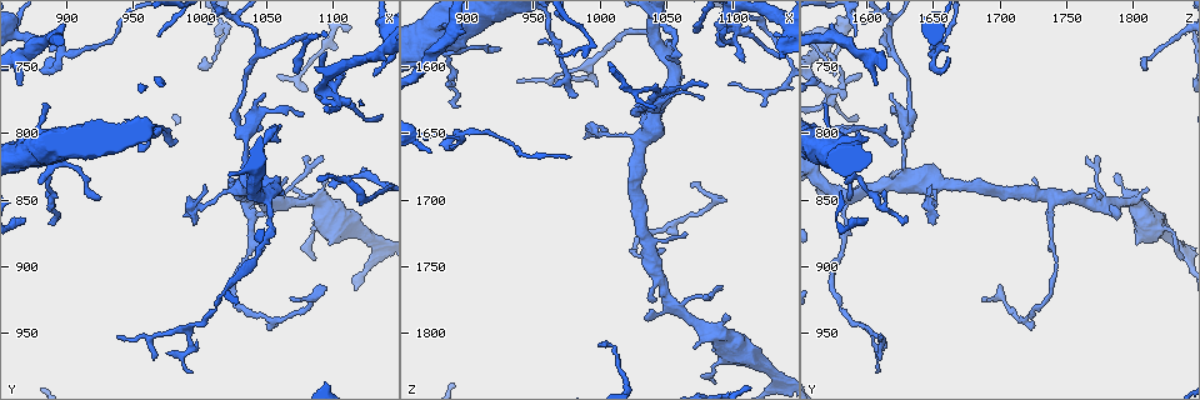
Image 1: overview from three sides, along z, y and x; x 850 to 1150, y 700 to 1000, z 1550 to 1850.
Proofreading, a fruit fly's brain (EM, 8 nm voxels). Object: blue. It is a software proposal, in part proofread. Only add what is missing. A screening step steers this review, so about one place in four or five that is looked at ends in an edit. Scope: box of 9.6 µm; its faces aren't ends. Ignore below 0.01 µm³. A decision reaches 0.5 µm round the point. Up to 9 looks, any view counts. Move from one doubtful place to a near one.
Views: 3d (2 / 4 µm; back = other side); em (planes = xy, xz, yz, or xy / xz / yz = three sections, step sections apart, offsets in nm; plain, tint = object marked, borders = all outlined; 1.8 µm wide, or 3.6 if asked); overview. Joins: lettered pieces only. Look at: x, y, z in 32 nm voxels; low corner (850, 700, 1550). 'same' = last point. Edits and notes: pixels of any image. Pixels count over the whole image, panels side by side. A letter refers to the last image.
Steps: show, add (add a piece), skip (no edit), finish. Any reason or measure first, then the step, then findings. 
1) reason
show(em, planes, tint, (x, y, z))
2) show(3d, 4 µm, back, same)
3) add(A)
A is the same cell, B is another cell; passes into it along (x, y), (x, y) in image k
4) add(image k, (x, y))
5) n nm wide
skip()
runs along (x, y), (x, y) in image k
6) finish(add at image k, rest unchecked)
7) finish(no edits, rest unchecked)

show(em, planes, borders, (968, 730, 1592))

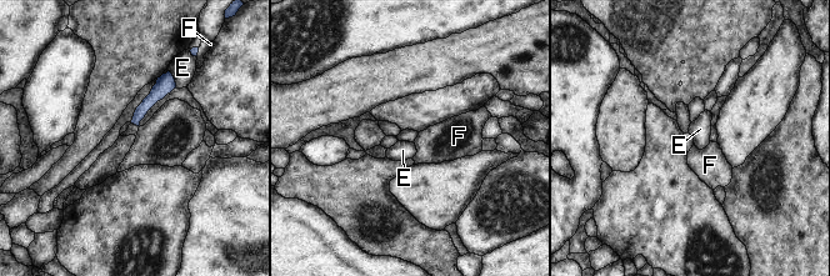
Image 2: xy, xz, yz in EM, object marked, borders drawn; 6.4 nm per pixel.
70 nm wide
skip()
E and F are other cells; runs along (169, 76), (140, 111), (136, 121) in image 2; none of them fits

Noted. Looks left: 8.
thin neck
show(em, xy, step 16, plain, (886, 840, 1598))

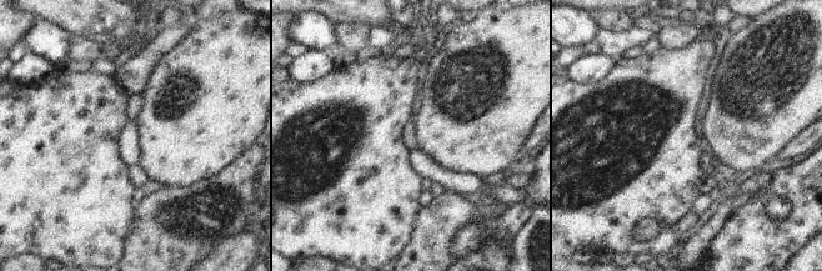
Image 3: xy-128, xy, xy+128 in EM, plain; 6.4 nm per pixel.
with the object marked
show(em, xy, step 16, tint, same)

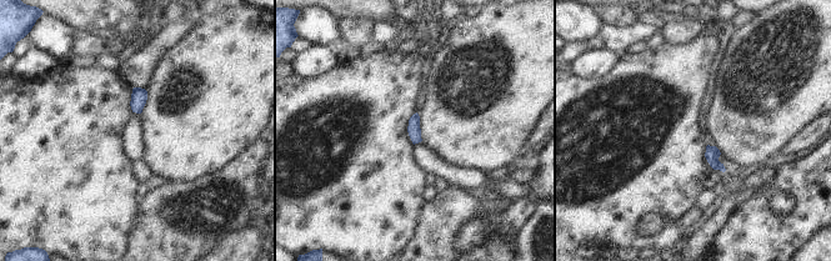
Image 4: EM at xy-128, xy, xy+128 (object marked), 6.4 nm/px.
see the neighbours
show(em, xy, step 16, borders, same)

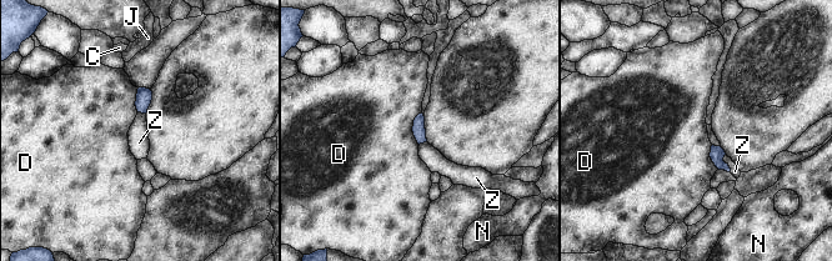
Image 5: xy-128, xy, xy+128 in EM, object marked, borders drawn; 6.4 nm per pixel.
skip()
C, D, J, N and Z are other cells; border along (421, 111), (412, 126), (417, 144) in image 5; no lettered piece goes on from it

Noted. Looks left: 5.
calibre changes
show(3d, 4 µm, (1016, 844, 1654))

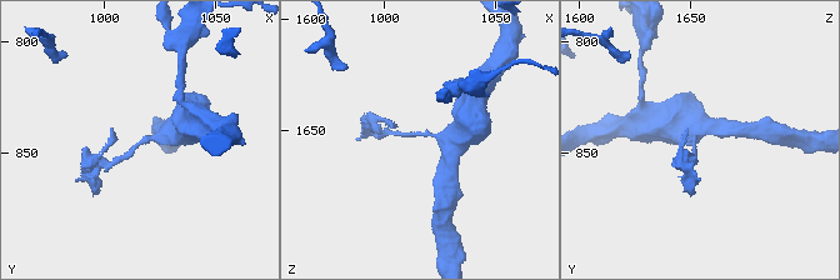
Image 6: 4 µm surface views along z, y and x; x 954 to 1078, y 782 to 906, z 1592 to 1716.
need the tissue
show(em, planes, plain, (1016, 844, 1653))

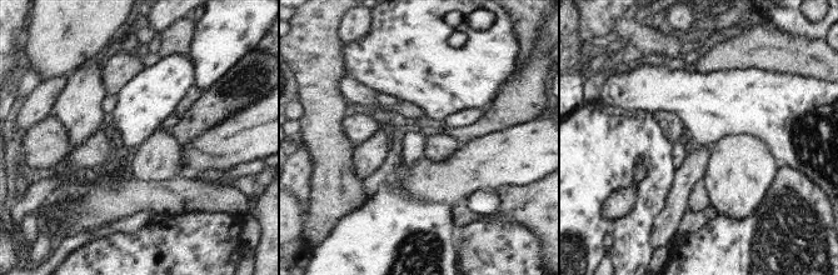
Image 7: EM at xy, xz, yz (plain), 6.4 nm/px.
show(em, planes, borders, same)

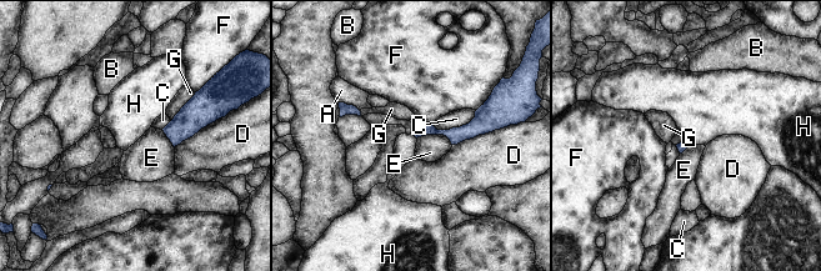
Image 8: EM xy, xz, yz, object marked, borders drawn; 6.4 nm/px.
60 nm wide
skip()
A, B, C, D, E, F, G and H are other cells; none of them fits

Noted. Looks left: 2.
tapers out
show(em, xz, step 8, borders, (1122, 826, 1630))

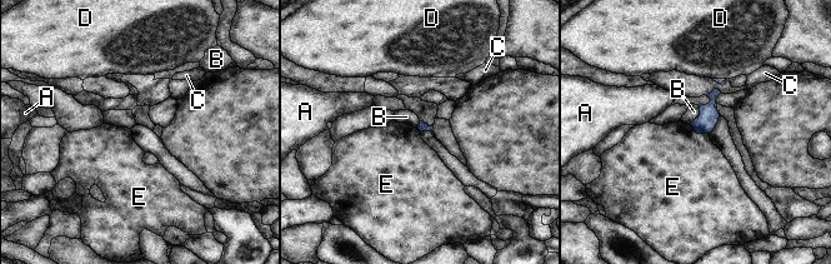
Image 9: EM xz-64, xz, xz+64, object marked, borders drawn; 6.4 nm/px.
E touches over 140 nm
skip()
A, B, C, D and E are other cells; border along (690, 125), (697, 133), (709, 134) in image 9; no lettered piece goes on from it

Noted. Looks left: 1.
finish(no edits, rest unchecked)

